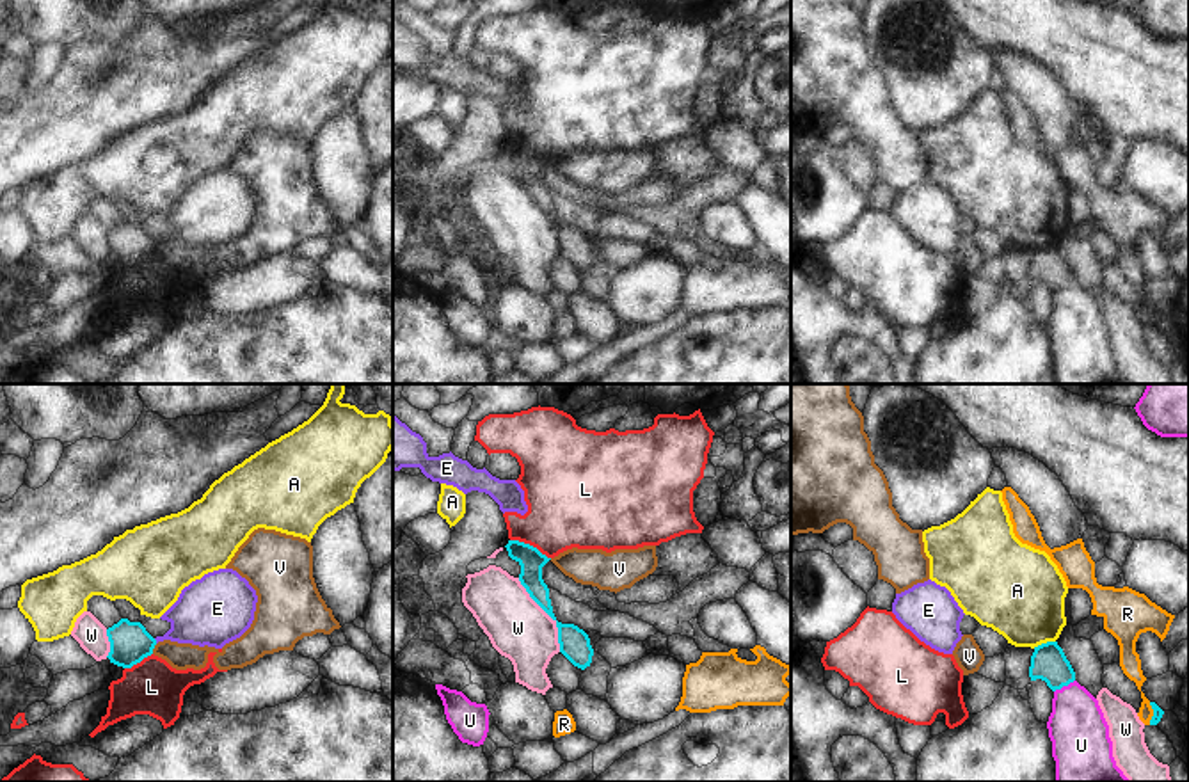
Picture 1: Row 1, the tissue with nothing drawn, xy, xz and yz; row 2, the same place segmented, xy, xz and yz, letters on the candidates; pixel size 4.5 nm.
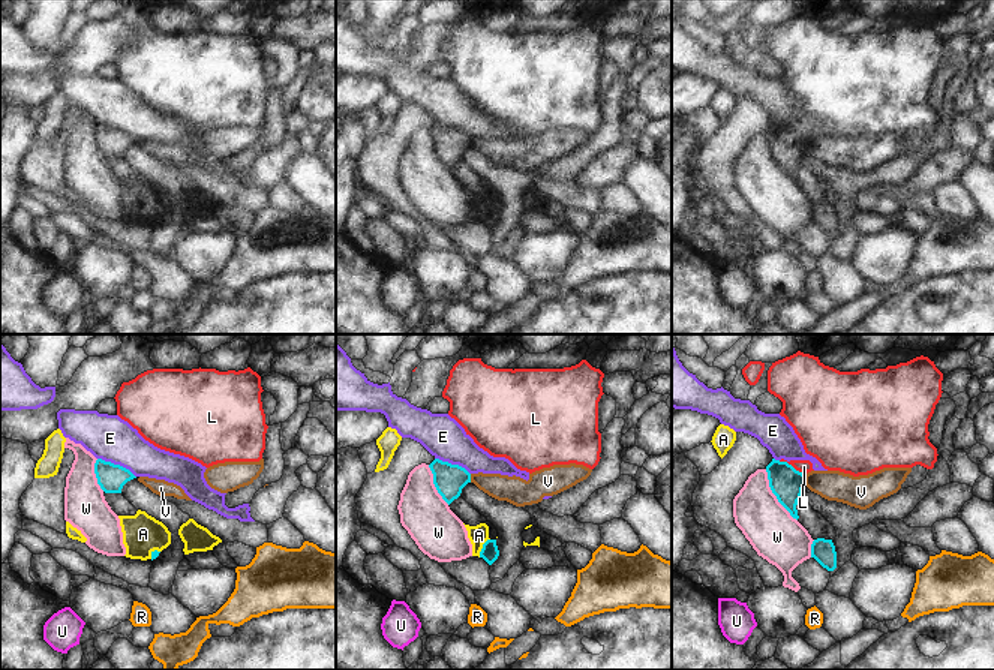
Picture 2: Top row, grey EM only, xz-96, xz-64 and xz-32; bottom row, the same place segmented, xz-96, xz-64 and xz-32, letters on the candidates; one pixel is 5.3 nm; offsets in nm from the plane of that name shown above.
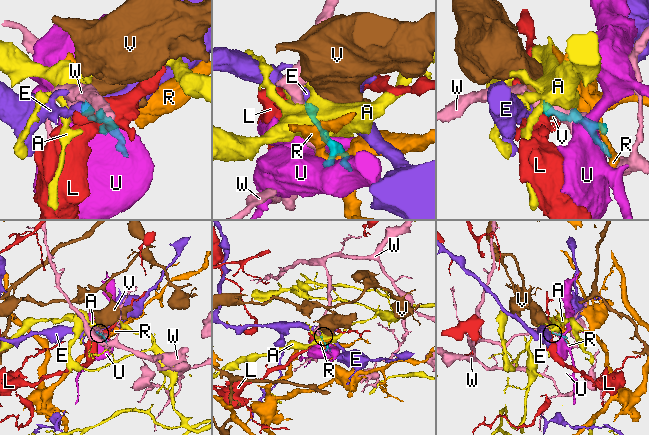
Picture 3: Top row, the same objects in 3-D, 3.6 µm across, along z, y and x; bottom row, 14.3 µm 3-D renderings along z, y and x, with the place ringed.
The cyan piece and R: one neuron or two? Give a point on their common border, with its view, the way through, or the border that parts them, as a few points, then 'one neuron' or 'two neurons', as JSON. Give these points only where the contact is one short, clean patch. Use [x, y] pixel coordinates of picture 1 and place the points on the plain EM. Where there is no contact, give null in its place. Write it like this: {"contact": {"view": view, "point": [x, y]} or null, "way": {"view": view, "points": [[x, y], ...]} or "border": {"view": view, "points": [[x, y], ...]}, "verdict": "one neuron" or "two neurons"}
{"contact": {"view": "yz", "point": [1154, 315]}, "border": {"view": "yz", "points": [[1149, 304], [1152, 311], [1150, 326]]}, "verdict": "two neurons"}

